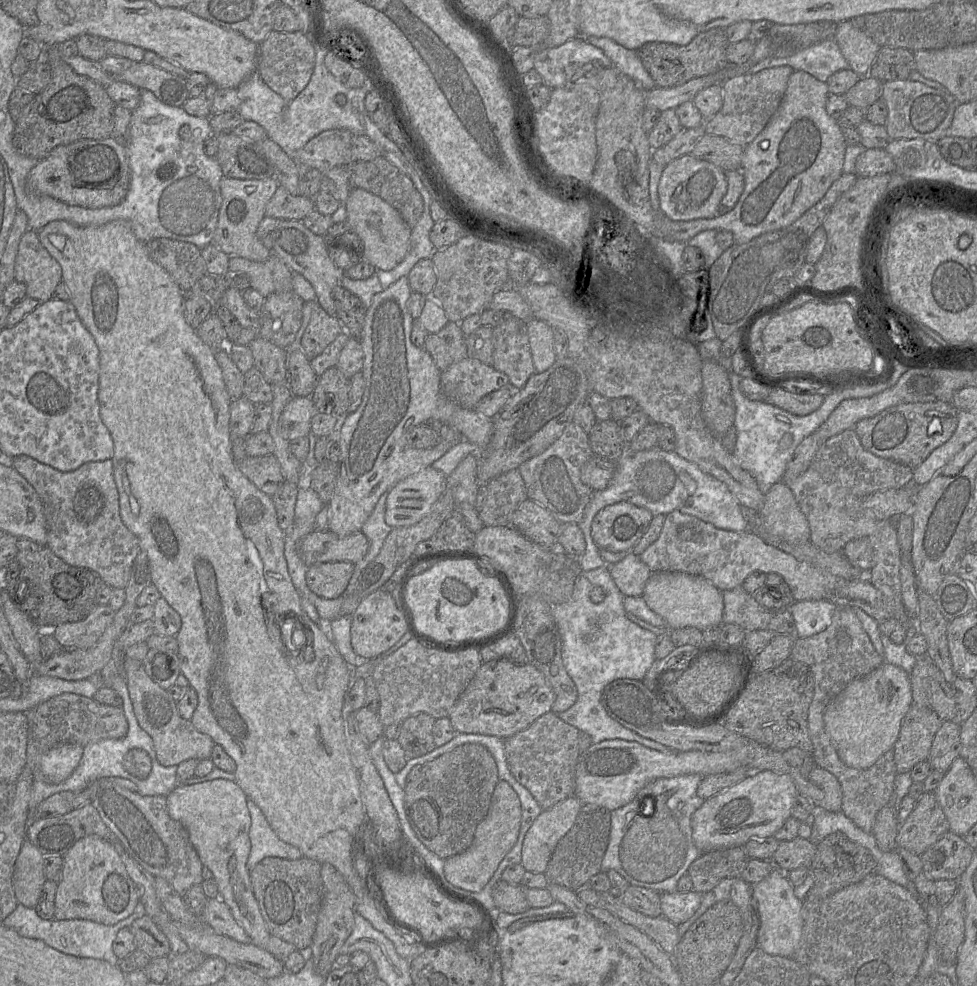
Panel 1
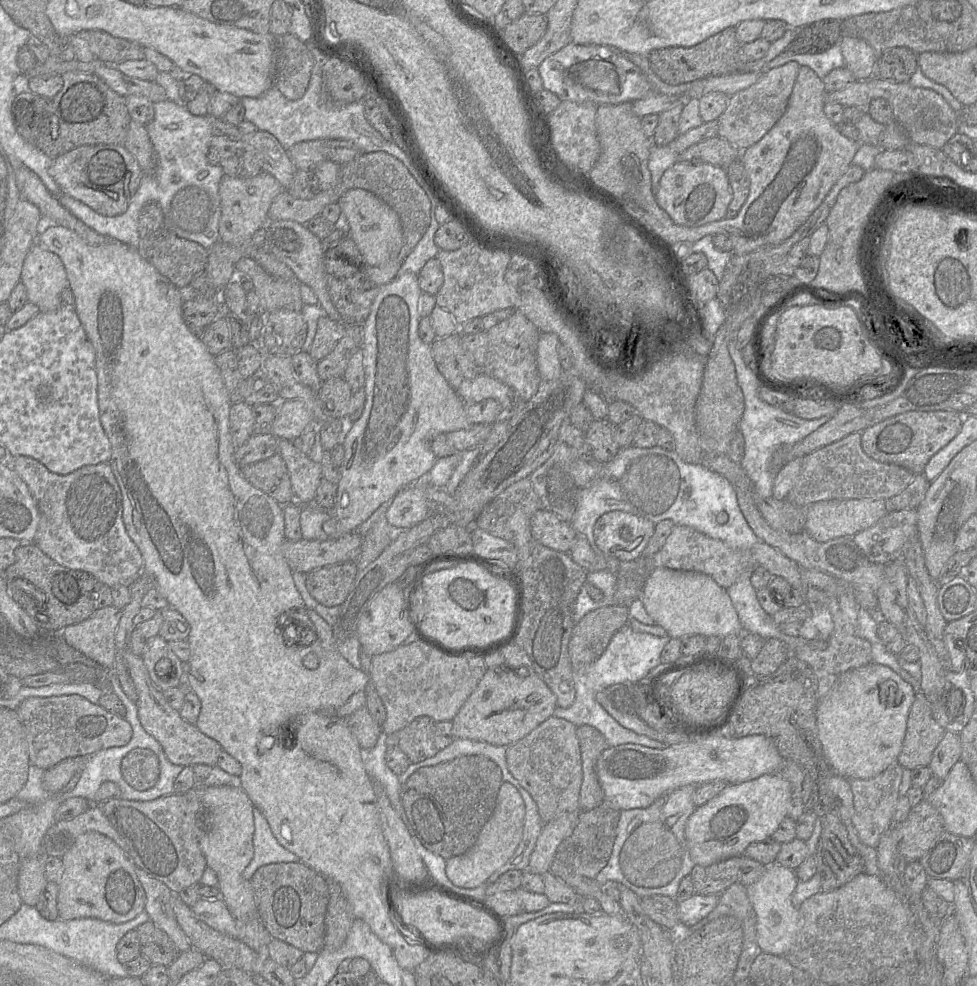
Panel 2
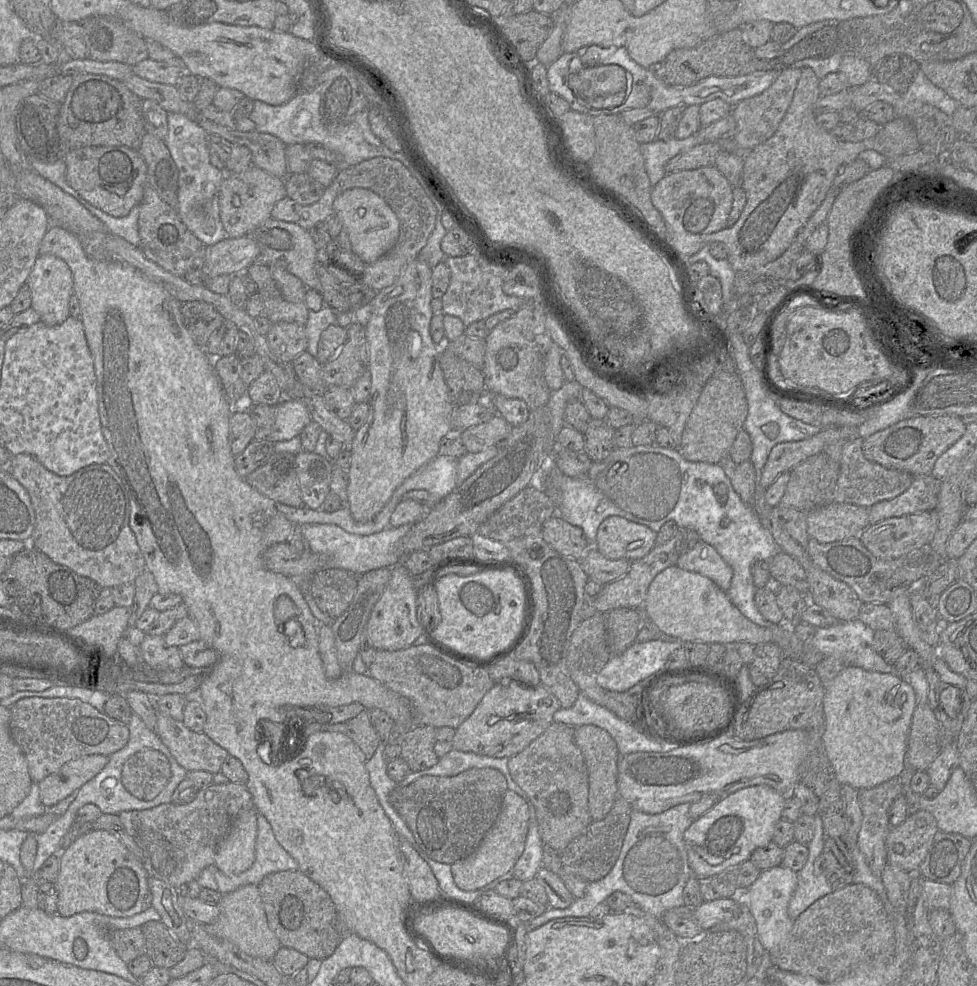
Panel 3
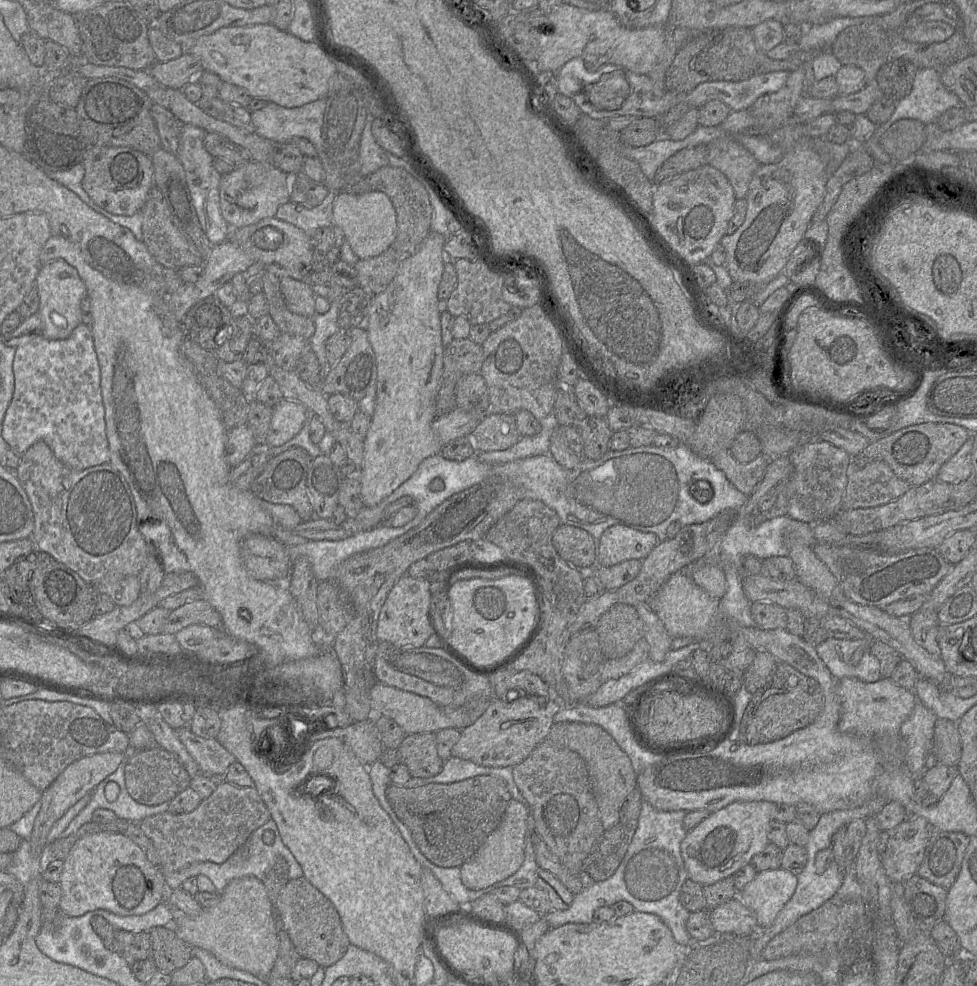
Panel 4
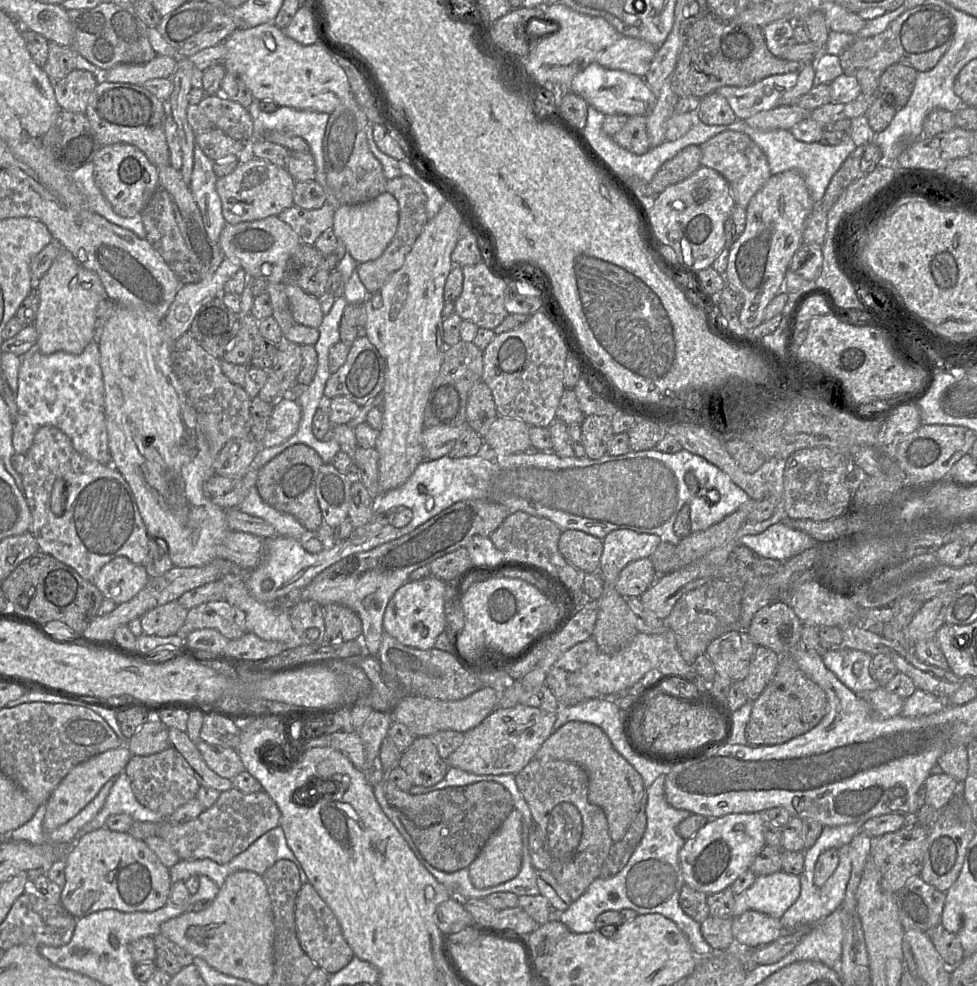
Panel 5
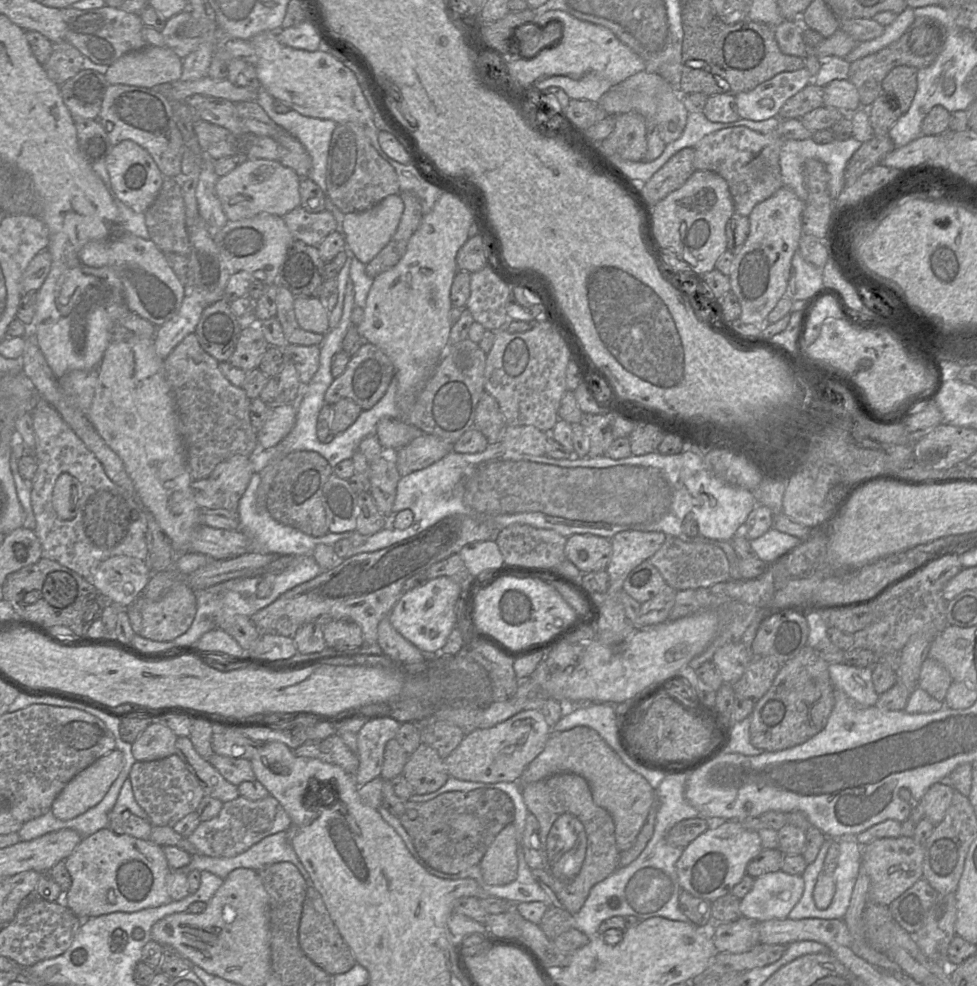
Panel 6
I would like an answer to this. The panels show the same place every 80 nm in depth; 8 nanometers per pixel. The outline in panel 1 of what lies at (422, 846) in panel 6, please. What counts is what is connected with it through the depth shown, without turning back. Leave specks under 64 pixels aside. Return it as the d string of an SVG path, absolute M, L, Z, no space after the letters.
M477 743L460 745L431 761L414 766L406 777L404 807L418 839L444 860L465 851L473 842L475 830L487 813L491 796L499 781L493 756L486 747Z

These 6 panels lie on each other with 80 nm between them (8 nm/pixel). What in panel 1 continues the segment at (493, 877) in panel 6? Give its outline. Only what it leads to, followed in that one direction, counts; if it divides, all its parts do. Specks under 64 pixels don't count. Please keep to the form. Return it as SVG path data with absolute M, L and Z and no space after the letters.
M500 780L491 796L485 817L478 824L474 839L469 848L444 861L444 876L453 886L469 891L479 892L488 883L498 865L515 845L521 824L521 802L514 789Z

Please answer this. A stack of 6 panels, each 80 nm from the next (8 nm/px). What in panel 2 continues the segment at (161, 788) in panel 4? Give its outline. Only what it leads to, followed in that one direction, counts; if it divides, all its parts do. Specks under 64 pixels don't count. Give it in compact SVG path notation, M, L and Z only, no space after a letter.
M133 749L123 758L121 772L123 779L133 789L146 791L159 779L158 757L148 749Z

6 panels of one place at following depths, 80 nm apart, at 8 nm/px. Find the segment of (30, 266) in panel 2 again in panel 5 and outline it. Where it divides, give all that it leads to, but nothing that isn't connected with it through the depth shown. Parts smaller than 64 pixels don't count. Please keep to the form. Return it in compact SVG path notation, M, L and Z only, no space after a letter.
M62 247L49 270L38 281L36 288L39 293L39 308L33 324L38 332L37 349L41 353L48 355L62 351L80 354L89 343L94 339L97 340L97 310L100 304L108 298L95 272L84 268L69 250Z

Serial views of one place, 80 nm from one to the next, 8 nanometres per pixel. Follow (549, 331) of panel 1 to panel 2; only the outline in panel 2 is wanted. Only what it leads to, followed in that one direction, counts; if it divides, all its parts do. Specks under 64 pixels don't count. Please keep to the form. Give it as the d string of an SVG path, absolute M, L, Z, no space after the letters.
M541 332L537 343L536 362L542 381L558 378L562 373L558 357L560 341L553 333Z

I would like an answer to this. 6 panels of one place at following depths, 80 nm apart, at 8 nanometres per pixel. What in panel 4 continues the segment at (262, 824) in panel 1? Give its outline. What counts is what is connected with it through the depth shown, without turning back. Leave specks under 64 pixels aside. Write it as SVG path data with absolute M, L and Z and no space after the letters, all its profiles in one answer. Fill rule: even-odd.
M270 819L263 826L255 830L245 844L239 847L224 863L197 862L177 871L164 873L165 881L166 884L174 890L181 888L182 883L189 877L205 875L214 884L216 892L222 892L224 888L236 878L254 876L263 881L266 874L276 863L277 858L283 858L287 862L289 866L288 871L290 880L304 877L304 872L300 864L297 862L291 851L284 845L276 823ZM266 831L272 831L274 833L274 841L270 845L265 844L263 841L263 836Z

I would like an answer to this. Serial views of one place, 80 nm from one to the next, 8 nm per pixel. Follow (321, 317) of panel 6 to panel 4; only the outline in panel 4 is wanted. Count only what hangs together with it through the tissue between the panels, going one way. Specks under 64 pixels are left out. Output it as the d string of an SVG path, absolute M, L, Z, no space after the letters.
M280 278L280 289L287 308L294 314L312 318L315 314L315 294L304 281Z

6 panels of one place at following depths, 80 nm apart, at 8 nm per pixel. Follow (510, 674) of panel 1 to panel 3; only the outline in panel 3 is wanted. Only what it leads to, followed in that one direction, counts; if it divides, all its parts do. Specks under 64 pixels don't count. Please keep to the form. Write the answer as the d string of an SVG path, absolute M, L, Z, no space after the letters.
M516 680L495 683L473 713L456 729L453 749L495 758L510 758L524 750L539 737L554 722L553 715L560 708L561 705L556 696L542 684L528 686Z

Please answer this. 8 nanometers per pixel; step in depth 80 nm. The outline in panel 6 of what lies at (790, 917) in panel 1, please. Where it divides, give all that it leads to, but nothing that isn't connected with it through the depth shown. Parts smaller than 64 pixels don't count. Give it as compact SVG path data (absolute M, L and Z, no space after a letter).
M782 870L755 878L752 889L740 900L743 917L763 922L787 919L804 890L802 876Z

